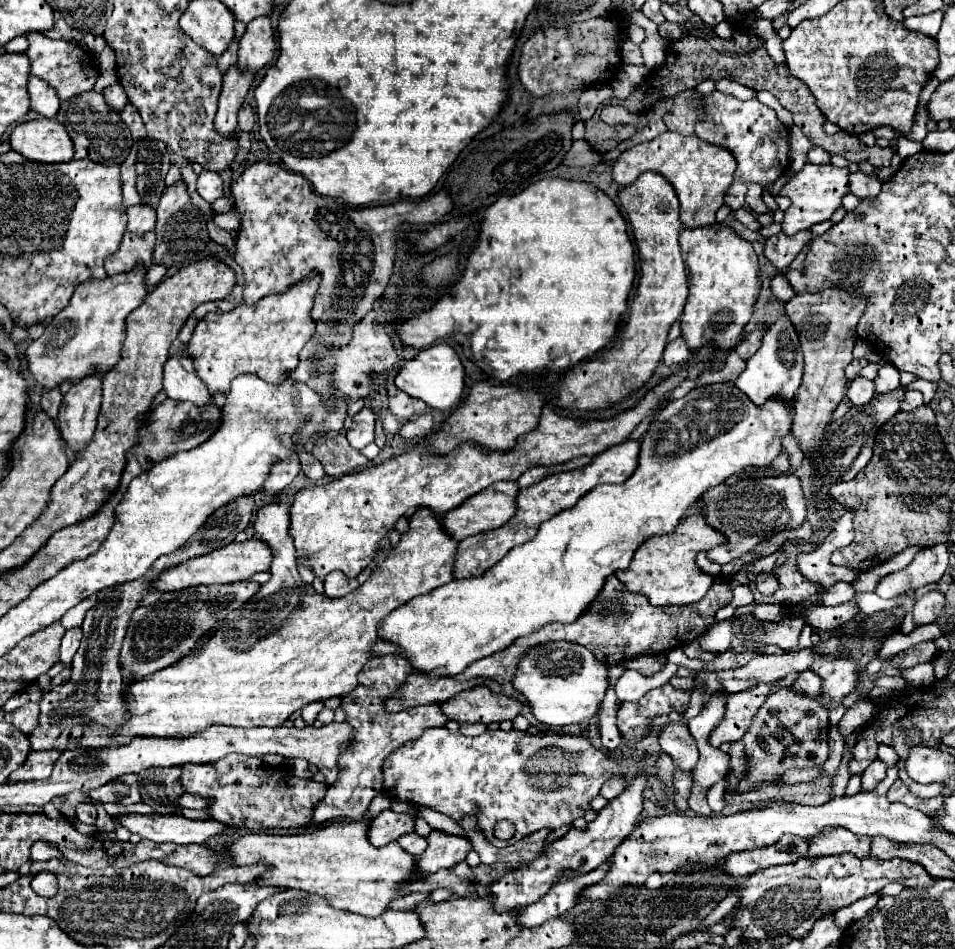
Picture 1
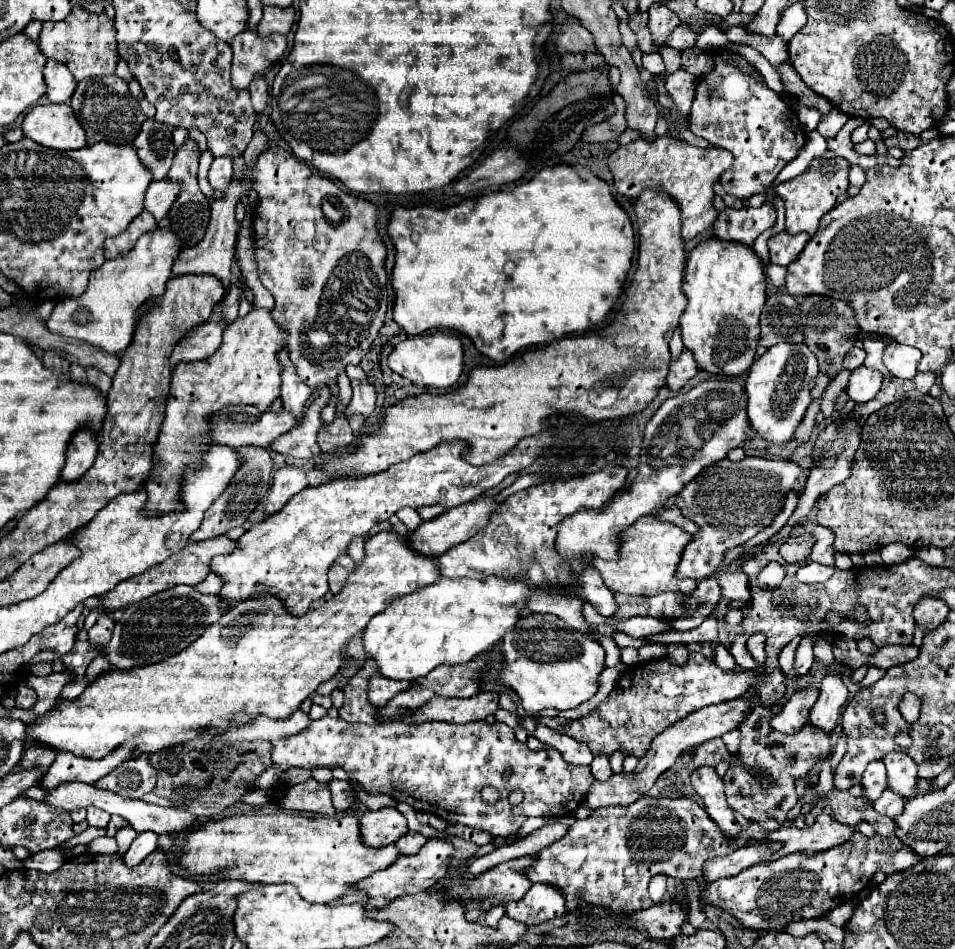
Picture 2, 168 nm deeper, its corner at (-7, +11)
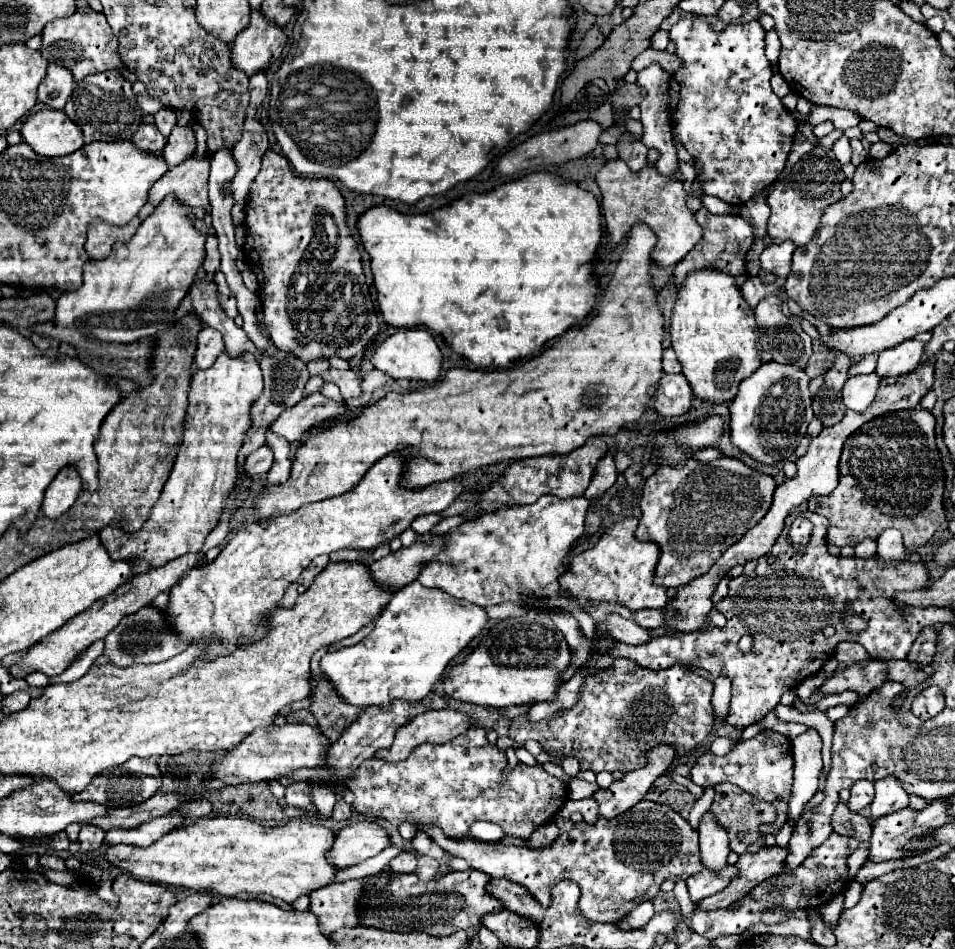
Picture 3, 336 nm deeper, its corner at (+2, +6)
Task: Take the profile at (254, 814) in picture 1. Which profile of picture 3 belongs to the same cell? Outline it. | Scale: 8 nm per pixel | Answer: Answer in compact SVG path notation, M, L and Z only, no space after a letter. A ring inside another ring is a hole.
M294 782L286 788L286 802L288 806L298 806L308 810L310 814L316 814L316 808L308 796L308 784L306 782Z

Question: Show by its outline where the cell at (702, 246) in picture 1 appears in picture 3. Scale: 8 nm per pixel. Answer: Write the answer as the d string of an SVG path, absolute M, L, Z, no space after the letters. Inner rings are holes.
M692 272L692 276L686 276L686 284L676 294L670 322L670 340L682 364L682 374L702 402L722 404L734 400L740 382L762 364L754 312L742 300L740 290L734 288L734 280L722 272Z

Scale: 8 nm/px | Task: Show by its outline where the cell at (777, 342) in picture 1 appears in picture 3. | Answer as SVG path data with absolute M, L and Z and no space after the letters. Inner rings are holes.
M778 362L762 364L750 378L742 380L738 396L730 404L730 438L732 438L732 444L762 466L790 460L794 456L796 446L800 444L800 438L806 434L806 428L812 420L812 408L810 408L812 400L810 400L808 382L810 382L810 378L798 366L778 364Z

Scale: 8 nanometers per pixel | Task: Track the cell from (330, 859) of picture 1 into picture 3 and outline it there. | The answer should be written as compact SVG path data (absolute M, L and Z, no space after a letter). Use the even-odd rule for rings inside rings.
M216 816L196 818L190 826L170 830L146 848L126 846L126 858L118 862L116 846L108 846L102 858L144 882L174 888L186 886L194 892L214 890L222 896L236 896L242 892L270 894L284 902L294 902L298 896L334 882L336 868L326 864L326 852L332 842L332 830L302 820L290 820L284 826L270 828L250 818Z

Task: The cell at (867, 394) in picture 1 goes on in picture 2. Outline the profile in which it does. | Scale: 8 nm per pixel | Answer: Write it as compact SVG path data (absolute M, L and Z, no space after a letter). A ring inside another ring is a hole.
M859 367L851 373L851 379L849 379L849 387L847 387L847 393L853 401L857 403L867 403L871 401L879 387L881 387L881 373L877 369L869 369L869 367Z

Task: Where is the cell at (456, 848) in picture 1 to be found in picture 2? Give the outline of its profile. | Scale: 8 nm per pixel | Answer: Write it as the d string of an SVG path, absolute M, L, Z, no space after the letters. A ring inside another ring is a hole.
M427 839L427 843L421 847L421 851L417 855L409 855L409 857L403 855L391 867L377 871L371 877L363 879L363 883L359 883L359 889L363 893L367 893L371 899L367 909L383 909L391 899L395 899L403 893L419 893L419 891L433 887L439 879L443 879L447 875L449 865L453 861L453 855L455 855L455 847L451 841Z

